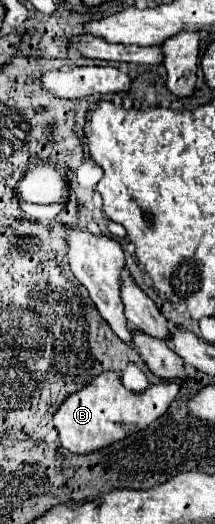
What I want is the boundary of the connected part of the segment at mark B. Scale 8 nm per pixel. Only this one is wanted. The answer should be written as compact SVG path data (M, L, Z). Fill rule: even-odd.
M107 370L83 386L79 392L69 394L65 402L59 406L57 414L53 416L55 430L59 432L59 442L73 454L85 454L99 450L107 444L113 444L133 432L147 428L153 420L163 416L179 392L179 384L169 380L159 380L147 386L143 392L127 390L121 382L121 374L115 370Z

